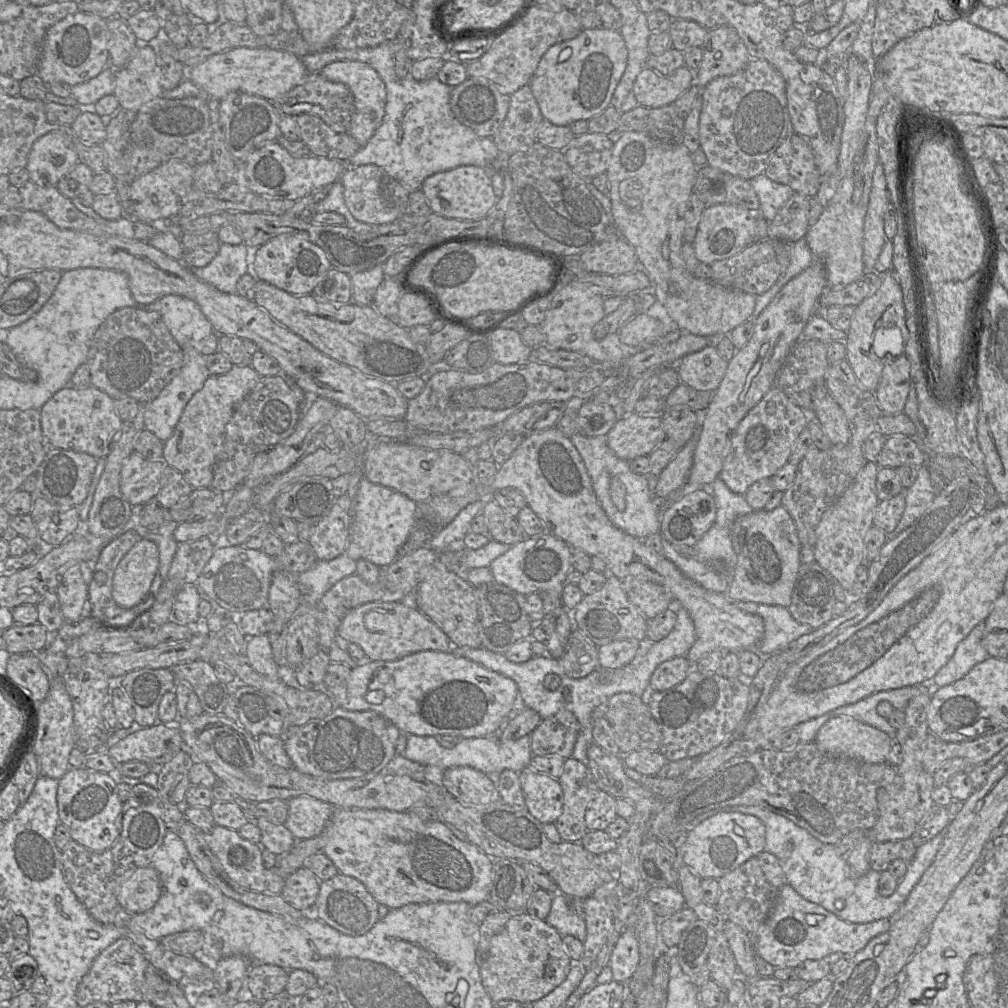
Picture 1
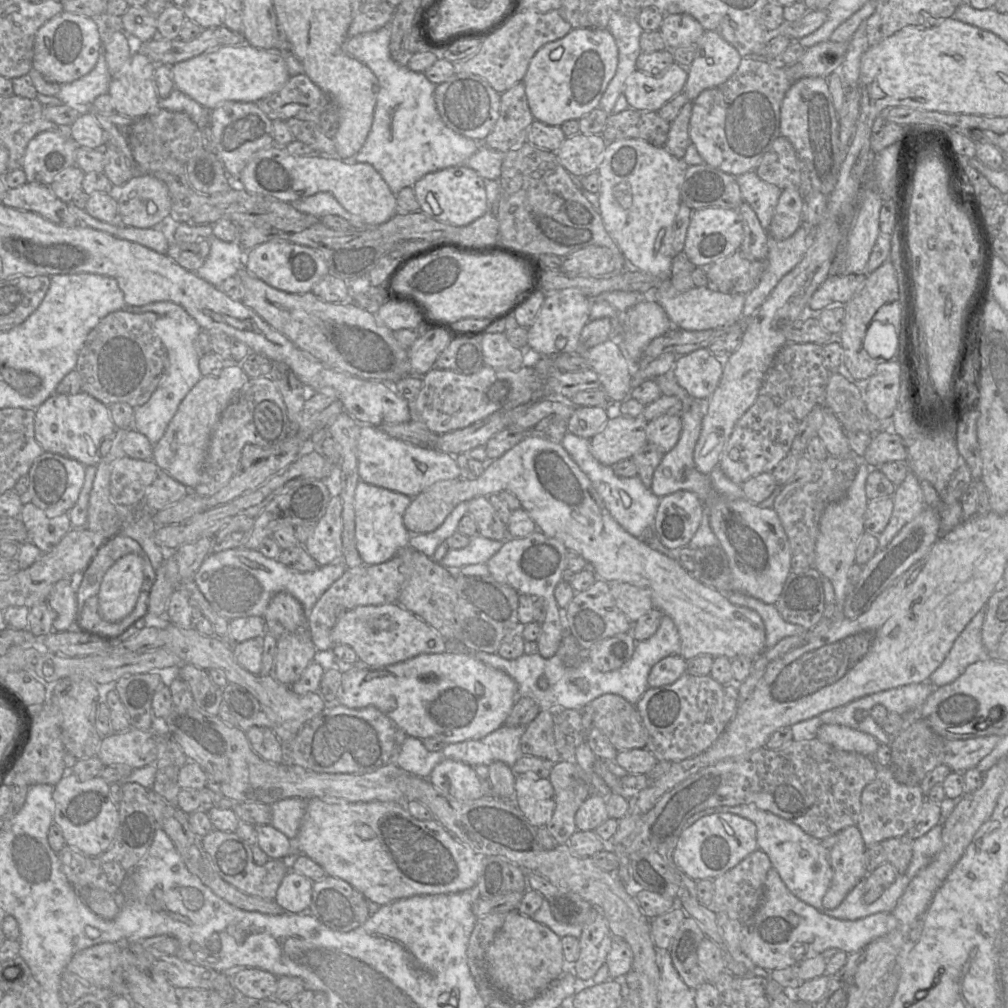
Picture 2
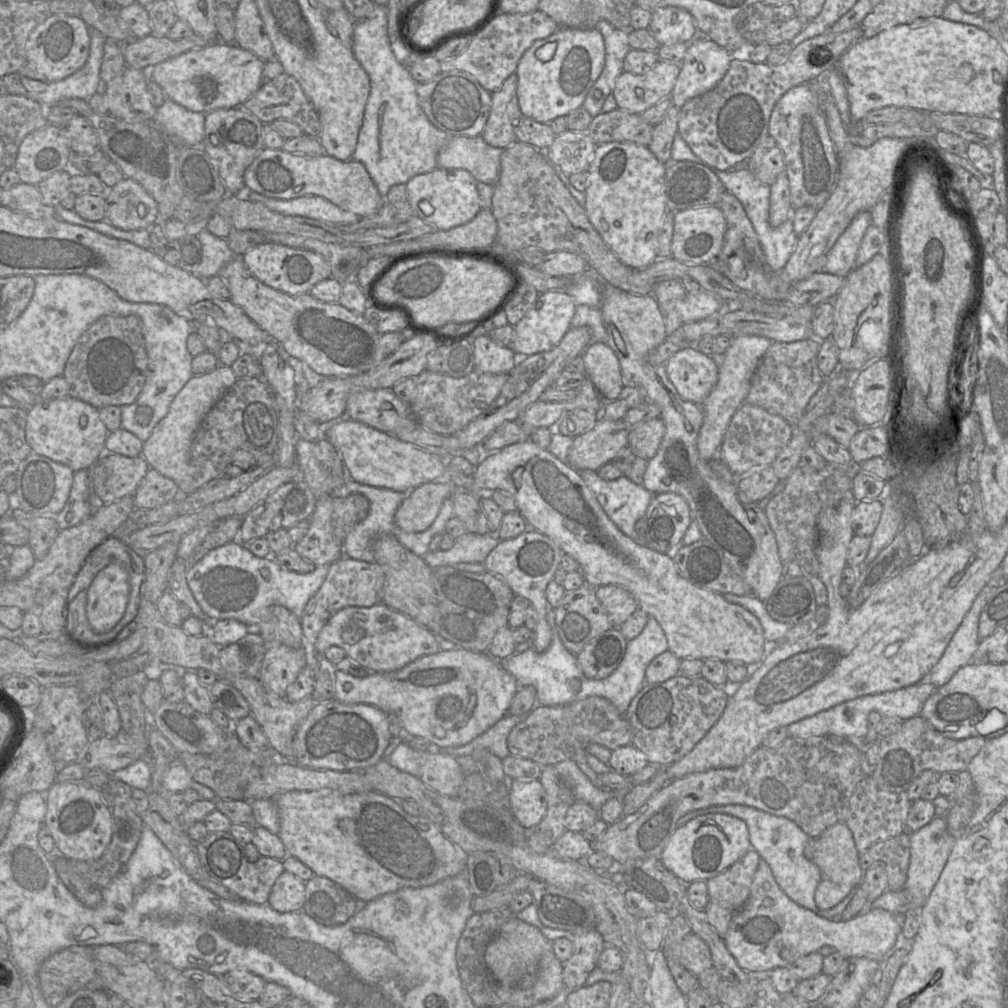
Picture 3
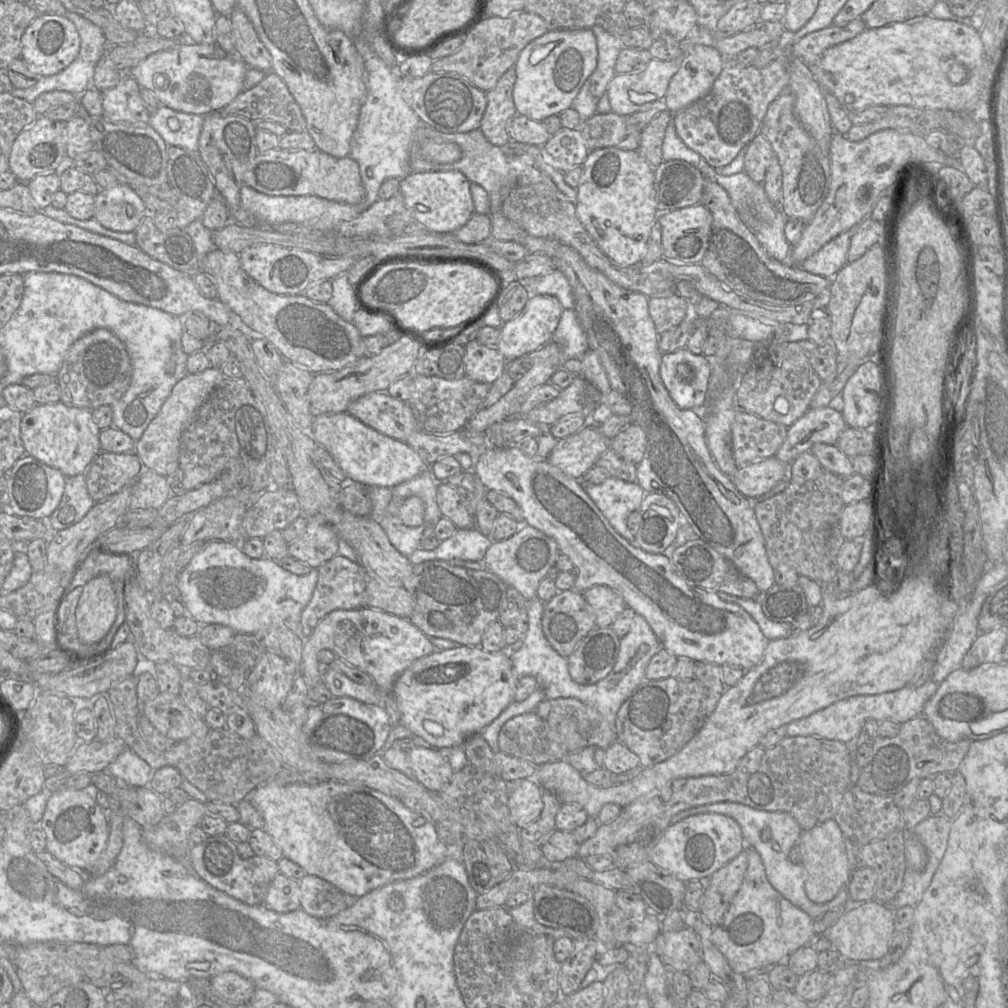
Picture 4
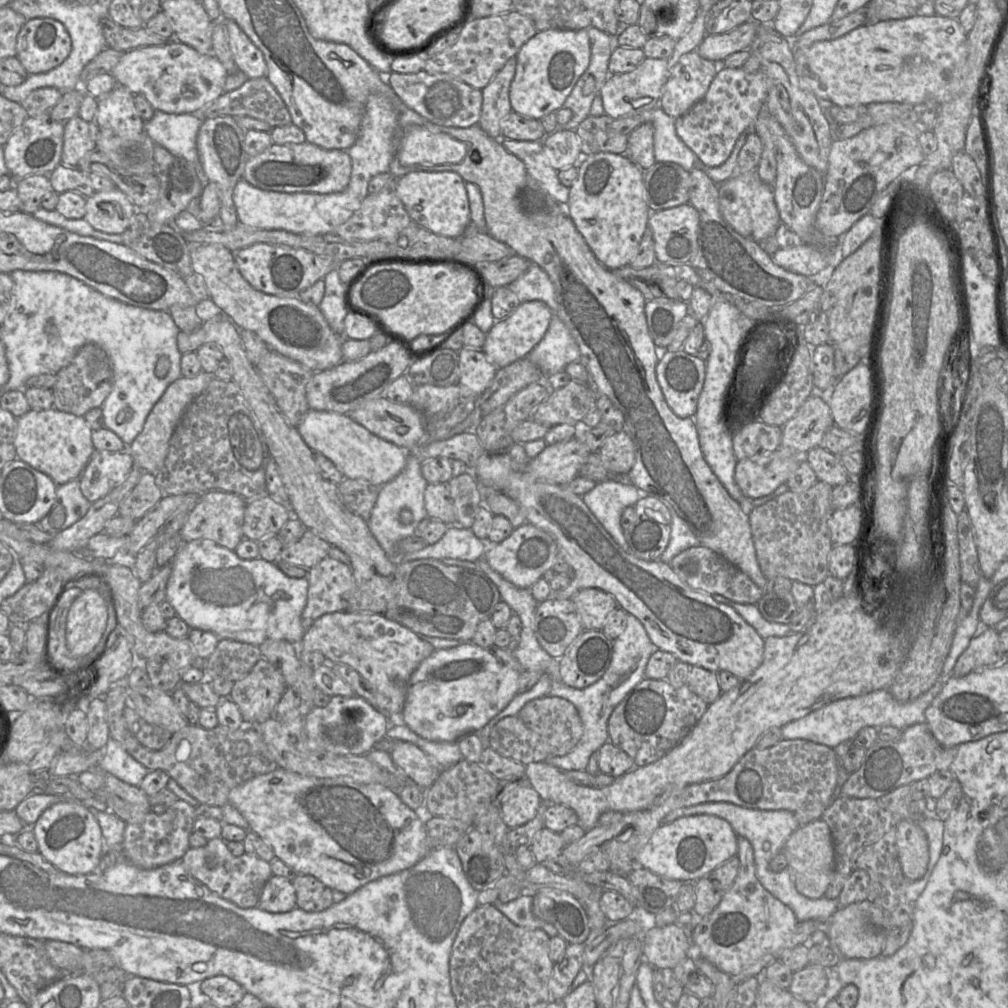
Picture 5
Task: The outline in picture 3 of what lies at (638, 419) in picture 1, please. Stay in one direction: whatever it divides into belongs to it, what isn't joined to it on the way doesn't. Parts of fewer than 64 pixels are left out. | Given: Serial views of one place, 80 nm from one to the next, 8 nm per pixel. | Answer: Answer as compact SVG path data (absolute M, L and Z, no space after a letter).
M600 418L591 430L573 438L568 464L577 471L597 471L628 448L630 428L623 420Z

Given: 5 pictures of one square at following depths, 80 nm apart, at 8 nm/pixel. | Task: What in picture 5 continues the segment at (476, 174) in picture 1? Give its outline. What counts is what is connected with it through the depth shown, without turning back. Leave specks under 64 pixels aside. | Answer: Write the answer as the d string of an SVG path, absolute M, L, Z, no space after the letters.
M414 171L396 179L396 192L414 223L437 235L460 238L471 222L465 184L454 171Z

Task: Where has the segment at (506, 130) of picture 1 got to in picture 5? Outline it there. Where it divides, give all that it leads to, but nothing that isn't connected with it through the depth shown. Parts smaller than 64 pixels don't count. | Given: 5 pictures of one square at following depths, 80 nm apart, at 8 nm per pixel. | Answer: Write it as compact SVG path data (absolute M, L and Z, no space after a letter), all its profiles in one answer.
M516 57L510 58L482 91L480 127L492 138L501 140L501 122L511 112L509 90L516 72Z

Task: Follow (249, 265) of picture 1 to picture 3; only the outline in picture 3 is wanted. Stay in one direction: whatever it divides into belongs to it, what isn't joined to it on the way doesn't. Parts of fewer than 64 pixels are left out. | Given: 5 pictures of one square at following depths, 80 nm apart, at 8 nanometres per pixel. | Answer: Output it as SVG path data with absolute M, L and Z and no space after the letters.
M207 229L196 235L202 245L202 258L195 274L202 279L218 276L221 269L230 262L235 254L228 247L225 239L214 236Z

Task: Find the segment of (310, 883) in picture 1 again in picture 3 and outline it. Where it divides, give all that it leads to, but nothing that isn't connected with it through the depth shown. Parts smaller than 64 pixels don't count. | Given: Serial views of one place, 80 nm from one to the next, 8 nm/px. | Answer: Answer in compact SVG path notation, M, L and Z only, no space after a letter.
M284 871L274 883L268 905L279 912L303 910L305 882L294 874Z

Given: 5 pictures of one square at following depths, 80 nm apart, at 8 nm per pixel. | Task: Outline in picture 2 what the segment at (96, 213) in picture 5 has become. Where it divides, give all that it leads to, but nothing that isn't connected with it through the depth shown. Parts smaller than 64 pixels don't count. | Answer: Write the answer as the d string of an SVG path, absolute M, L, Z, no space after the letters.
M135 174L121 187L116 187L115 199L118 202L118 222L123 226L153 228L165 218L169 218L171 200L167 185L150 174Z

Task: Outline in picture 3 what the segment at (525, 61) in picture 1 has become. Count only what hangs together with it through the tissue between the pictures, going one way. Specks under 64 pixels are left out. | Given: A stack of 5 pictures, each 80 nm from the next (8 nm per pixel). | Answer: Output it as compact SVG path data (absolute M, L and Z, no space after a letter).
M536 10L527 14L494 15L488 24L475 35L468 48L454 59L442 61L441 71L463 71L473 75L490 93L499 90L503 82L516 72L523 54L532 44L545 39L559 29L559 25L545 13Z

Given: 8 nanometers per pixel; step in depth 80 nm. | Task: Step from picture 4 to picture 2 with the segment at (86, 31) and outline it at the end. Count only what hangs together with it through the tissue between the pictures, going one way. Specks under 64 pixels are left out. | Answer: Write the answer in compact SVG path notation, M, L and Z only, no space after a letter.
M102 45L95 67L83 77L71 83L61 84L57 98L62 104L75 109L79 114L83 114L89 111L93 101L98 96L108 93L111 78Z

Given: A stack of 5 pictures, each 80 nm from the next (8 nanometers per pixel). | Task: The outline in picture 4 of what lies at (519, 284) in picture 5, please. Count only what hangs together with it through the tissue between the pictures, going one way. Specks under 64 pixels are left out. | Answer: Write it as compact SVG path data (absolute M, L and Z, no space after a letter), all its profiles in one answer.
M559 270L541 277L530 277L520 280L530 294L550 295L557 298L563 308L566 310L575 309L575 301L572 288Z

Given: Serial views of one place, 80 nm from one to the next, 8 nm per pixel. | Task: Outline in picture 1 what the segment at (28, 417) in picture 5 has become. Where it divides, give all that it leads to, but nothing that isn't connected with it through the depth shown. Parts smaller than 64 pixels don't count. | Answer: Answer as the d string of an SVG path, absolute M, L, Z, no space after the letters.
M92 385L86 388L62 388L42 406L40 415L42 432L51 448L87 453L98 460L108 456L123 424L115 411L114 399Z

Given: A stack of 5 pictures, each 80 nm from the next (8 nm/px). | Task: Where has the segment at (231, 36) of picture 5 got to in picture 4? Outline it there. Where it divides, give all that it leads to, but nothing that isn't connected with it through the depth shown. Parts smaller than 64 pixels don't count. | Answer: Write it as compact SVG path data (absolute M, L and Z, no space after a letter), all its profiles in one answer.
M235 7L229 15L232 24L234 53L237 54L249 68L270 72L272 57L265 45L259 39L251 21L246 14Z

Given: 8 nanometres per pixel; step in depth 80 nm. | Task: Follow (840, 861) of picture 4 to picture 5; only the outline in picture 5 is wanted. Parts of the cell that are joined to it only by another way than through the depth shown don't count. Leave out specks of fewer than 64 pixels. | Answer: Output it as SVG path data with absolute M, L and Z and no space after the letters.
M819 818L801 825L790 835L781 852L788 861L796 889L812 899L824 897L835 871L833 839L827 823Z

